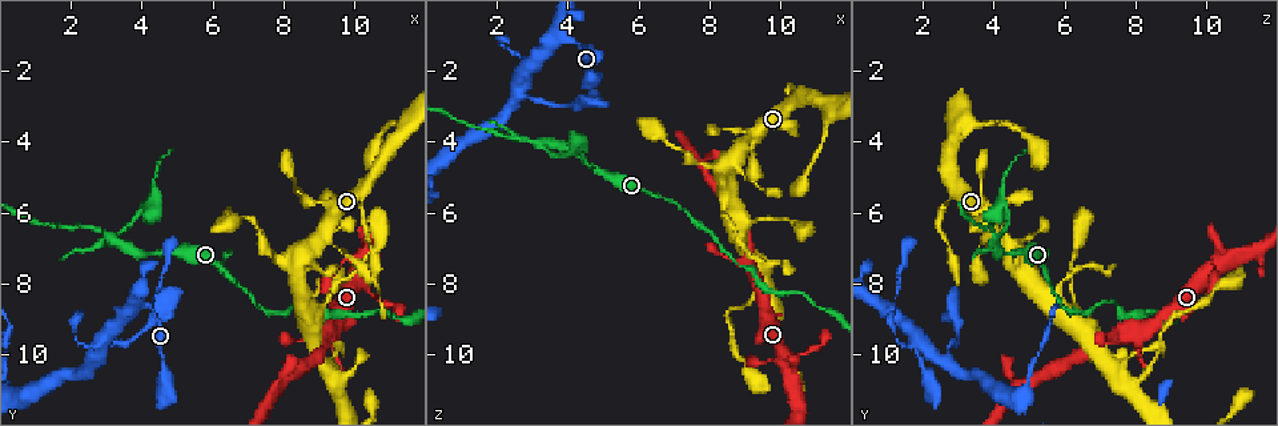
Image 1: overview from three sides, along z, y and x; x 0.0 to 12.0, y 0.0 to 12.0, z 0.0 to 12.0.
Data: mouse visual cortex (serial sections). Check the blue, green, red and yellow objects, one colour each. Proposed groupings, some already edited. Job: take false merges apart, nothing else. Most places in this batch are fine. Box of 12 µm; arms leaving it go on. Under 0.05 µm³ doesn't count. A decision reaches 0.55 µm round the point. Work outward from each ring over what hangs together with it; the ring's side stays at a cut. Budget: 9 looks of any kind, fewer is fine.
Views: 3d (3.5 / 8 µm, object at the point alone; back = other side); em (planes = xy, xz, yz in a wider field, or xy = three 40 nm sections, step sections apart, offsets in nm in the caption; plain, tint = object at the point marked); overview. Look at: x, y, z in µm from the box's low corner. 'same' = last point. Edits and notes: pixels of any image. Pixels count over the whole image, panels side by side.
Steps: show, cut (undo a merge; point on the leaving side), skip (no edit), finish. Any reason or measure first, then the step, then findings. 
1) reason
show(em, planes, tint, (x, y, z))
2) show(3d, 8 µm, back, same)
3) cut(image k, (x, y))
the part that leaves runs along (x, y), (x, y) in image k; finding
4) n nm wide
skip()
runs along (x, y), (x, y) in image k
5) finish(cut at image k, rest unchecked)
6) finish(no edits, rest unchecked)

a fork
show(3d, 3.5 µm, back, (9.0, 8.8, 6.2))

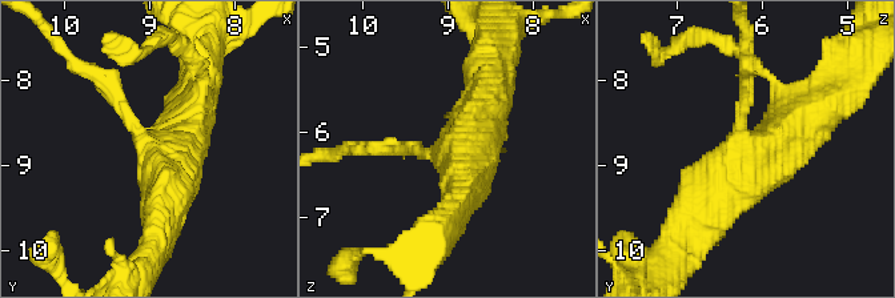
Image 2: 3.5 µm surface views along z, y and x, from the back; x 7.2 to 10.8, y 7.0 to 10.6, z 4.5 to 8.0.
shape alone is not enough
show(em, xy, step 1, tint, (9.00, 8.75, 6.20))

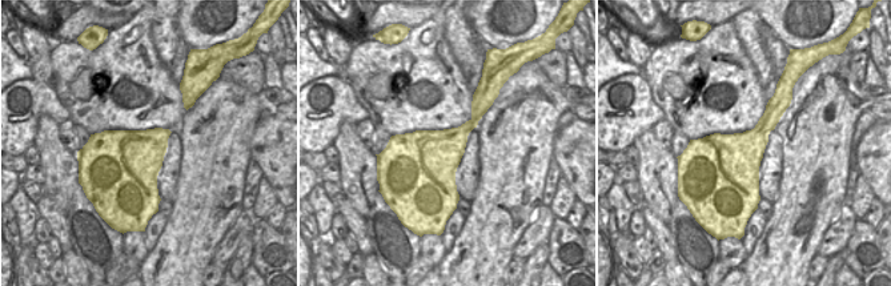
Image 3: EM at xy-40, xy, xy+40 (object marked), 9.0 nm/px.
3 arms
skip()
runs along (815, 108), (737, 173), (689, 230) in image 2; all the same cell

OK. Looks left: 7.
thin neck
show(3d, 3.5 µm, (10.6, 8.5, 10.0))

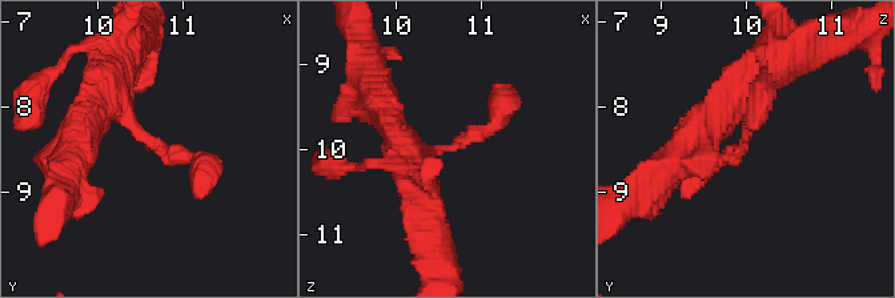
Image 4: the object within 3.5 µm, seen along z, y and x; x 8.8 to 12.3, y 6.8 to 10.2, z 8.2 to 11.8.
show(em, xy, step 5, tint, (10.65, 8.45, 10.00))

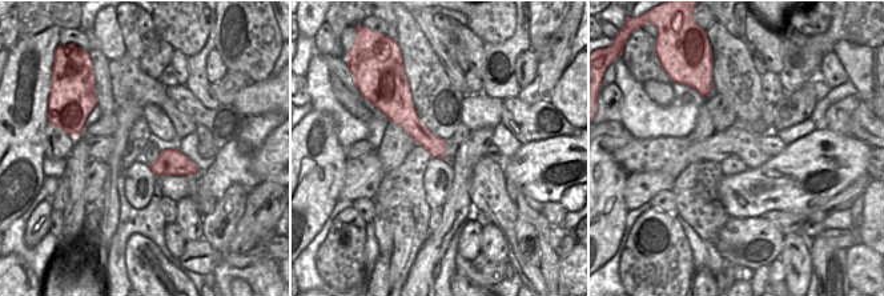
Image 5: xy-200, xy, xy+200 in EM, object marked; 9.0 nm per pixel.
skip()
runs along (406, 103), (406, 119), (442, 155) in image 5; one cell here

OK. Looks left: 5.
a fork
show(3d, 8 µm, (3.3, 6.7, 4.0))

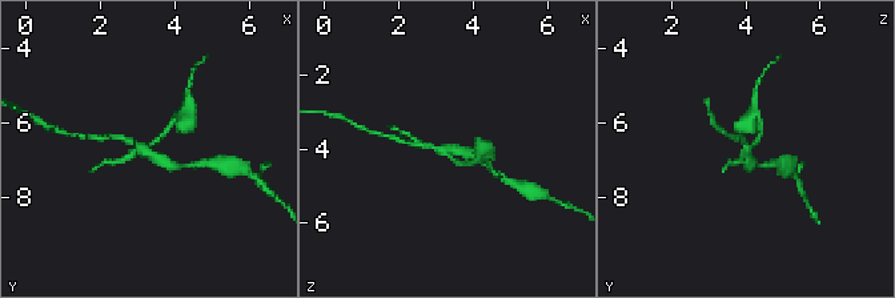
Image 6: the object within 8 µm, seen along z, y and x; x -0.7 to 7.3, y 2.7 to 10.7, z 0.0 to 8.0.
now the EM
show(em, xy, step 2, tint, (3.2, 6.6, 4.0))

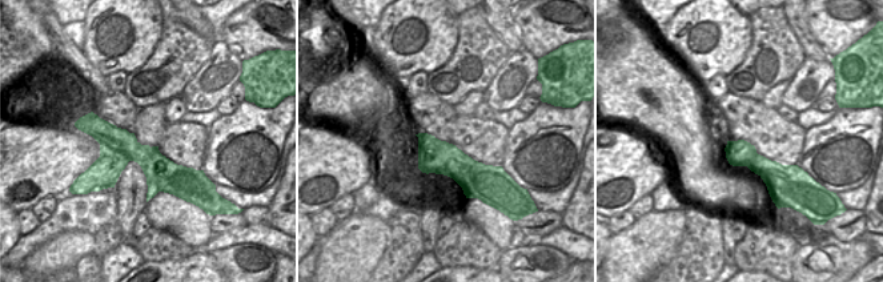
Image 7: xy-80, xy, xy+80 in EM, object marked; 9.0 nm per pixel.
cut(image 6, (758, 128))
the part that leaves runs along (746, 148), (759, 136), (753, 116) in image 6; a second cell is stuck on

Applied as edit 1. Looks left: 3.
show(overview)

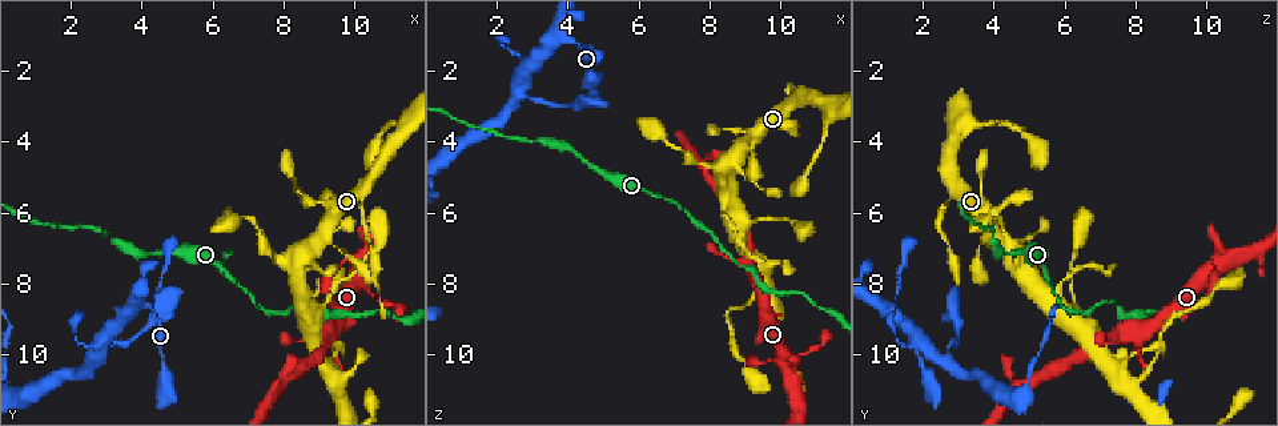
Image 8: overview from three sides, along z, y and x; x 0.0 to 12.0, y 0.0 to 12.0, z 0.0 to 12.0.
looks like a crossing
show(3d, 3.5 µm, (3.9, 8.7, 1.2))

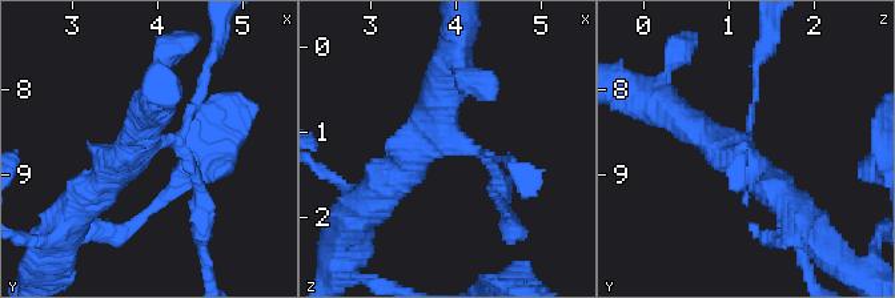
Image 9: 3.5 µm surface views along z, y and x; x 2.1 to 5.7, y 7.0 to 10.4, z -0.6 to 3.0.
4 arms; arms of 100, 150, 400, 400 nm; need the tissue
show(em, planes, tint, (3.95, 8.60, 1.15))

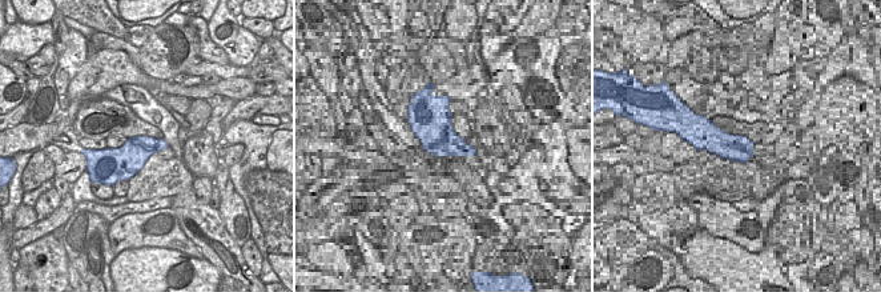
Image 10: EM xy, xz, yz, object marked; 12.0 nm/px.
skip()
runs along (199, 194), (175, 141), (92, 190) in image 9; continuous, no second cell

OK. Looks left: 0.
finish(cut at image 6, rest unchecked)

